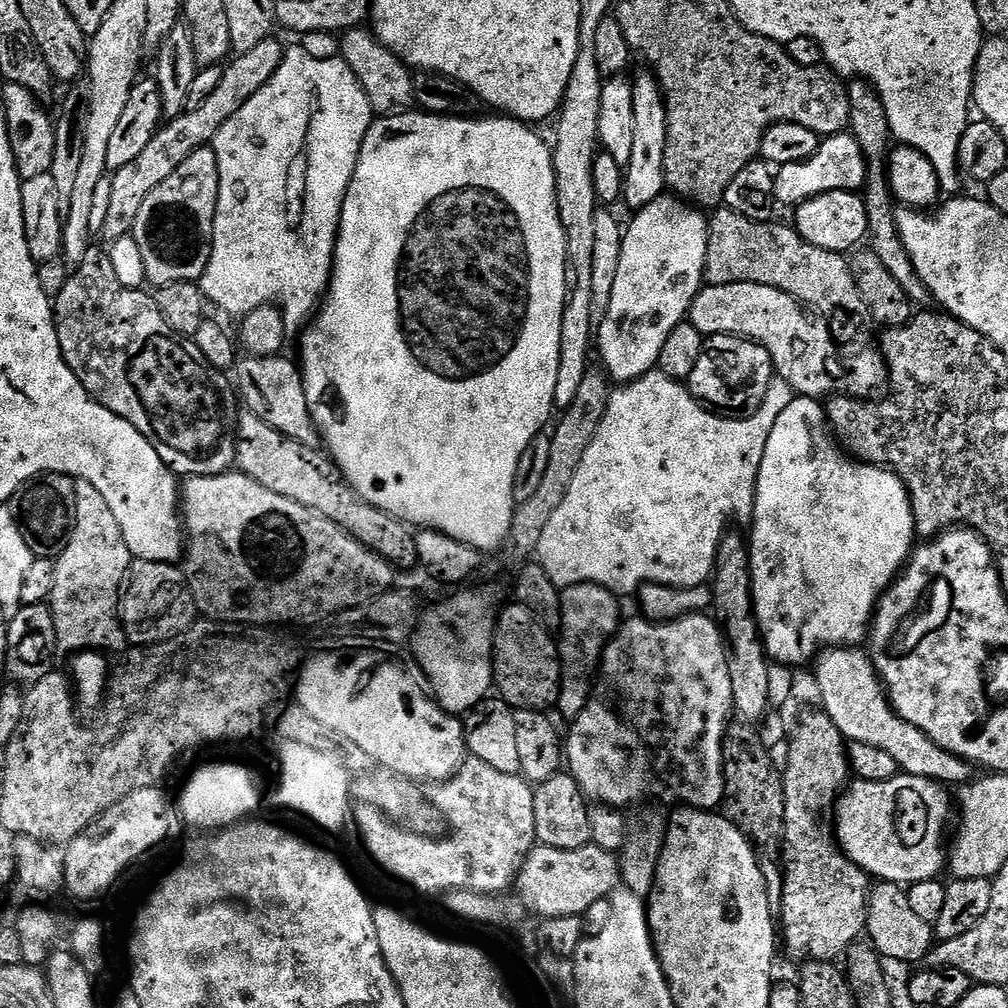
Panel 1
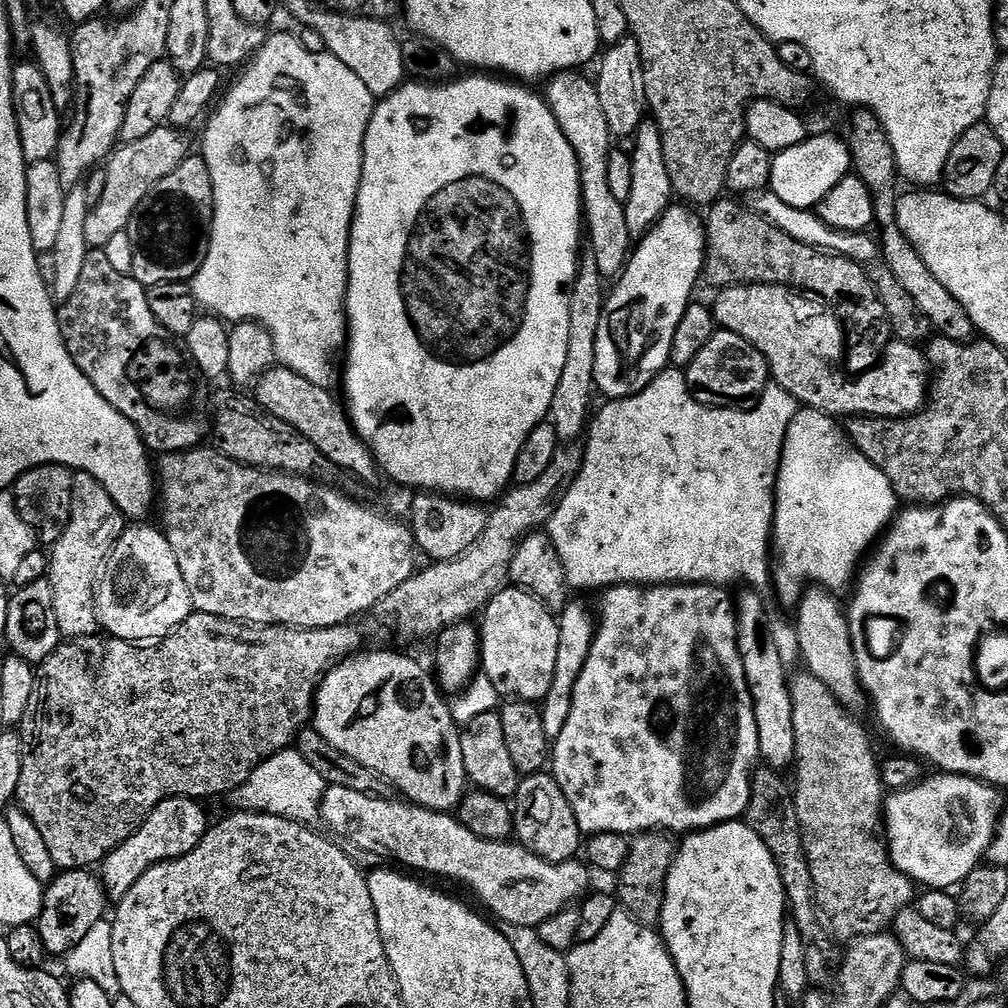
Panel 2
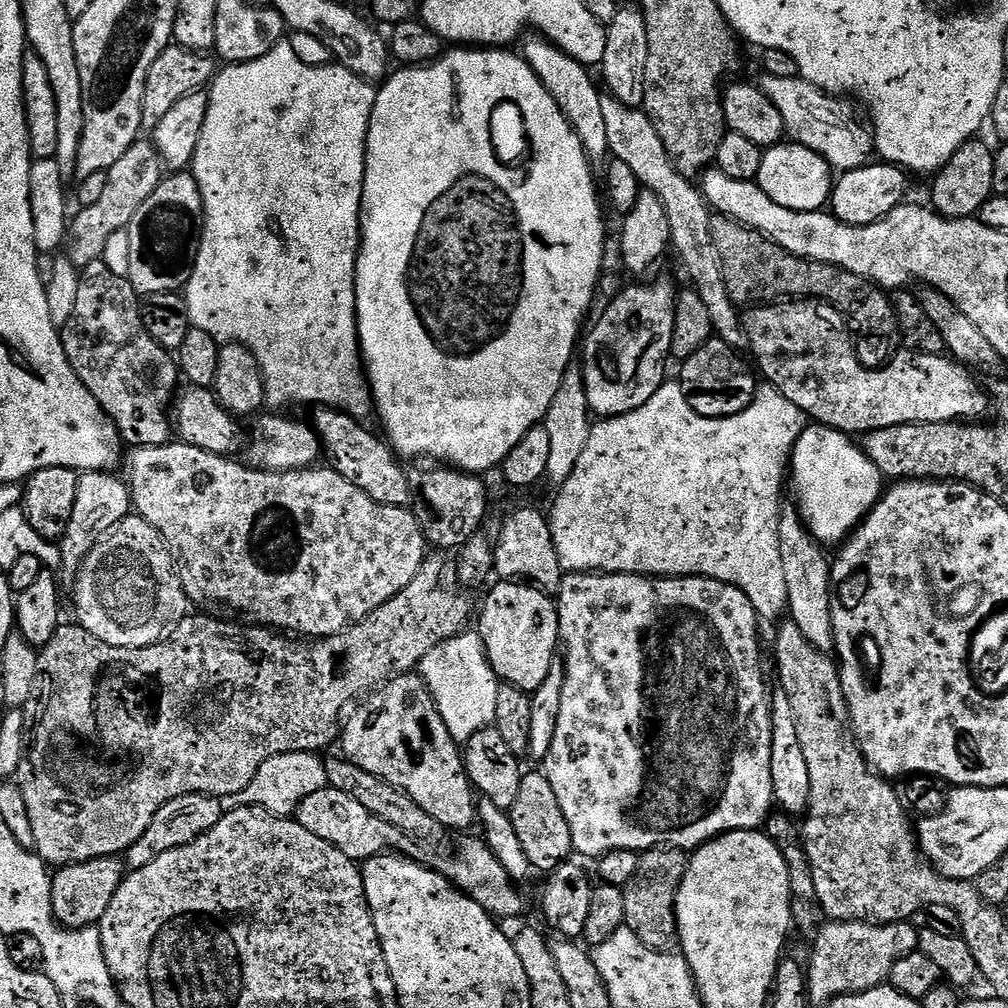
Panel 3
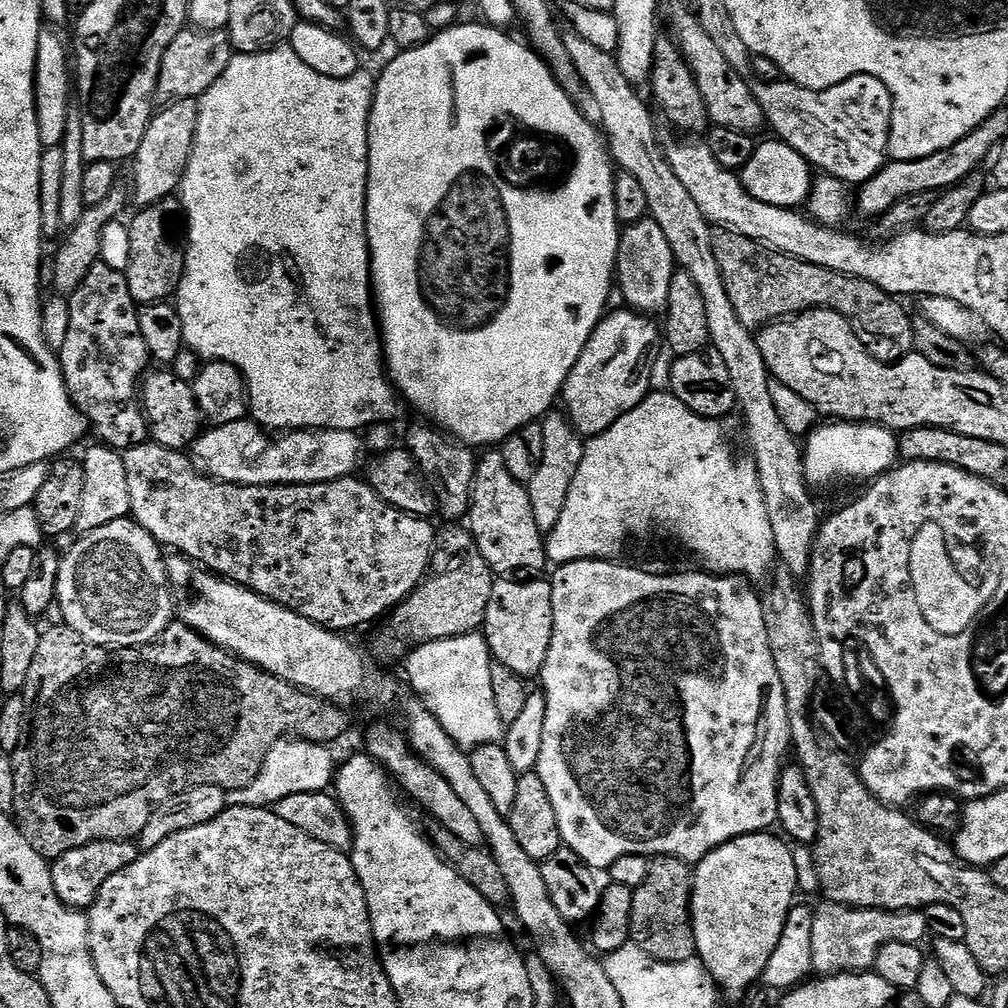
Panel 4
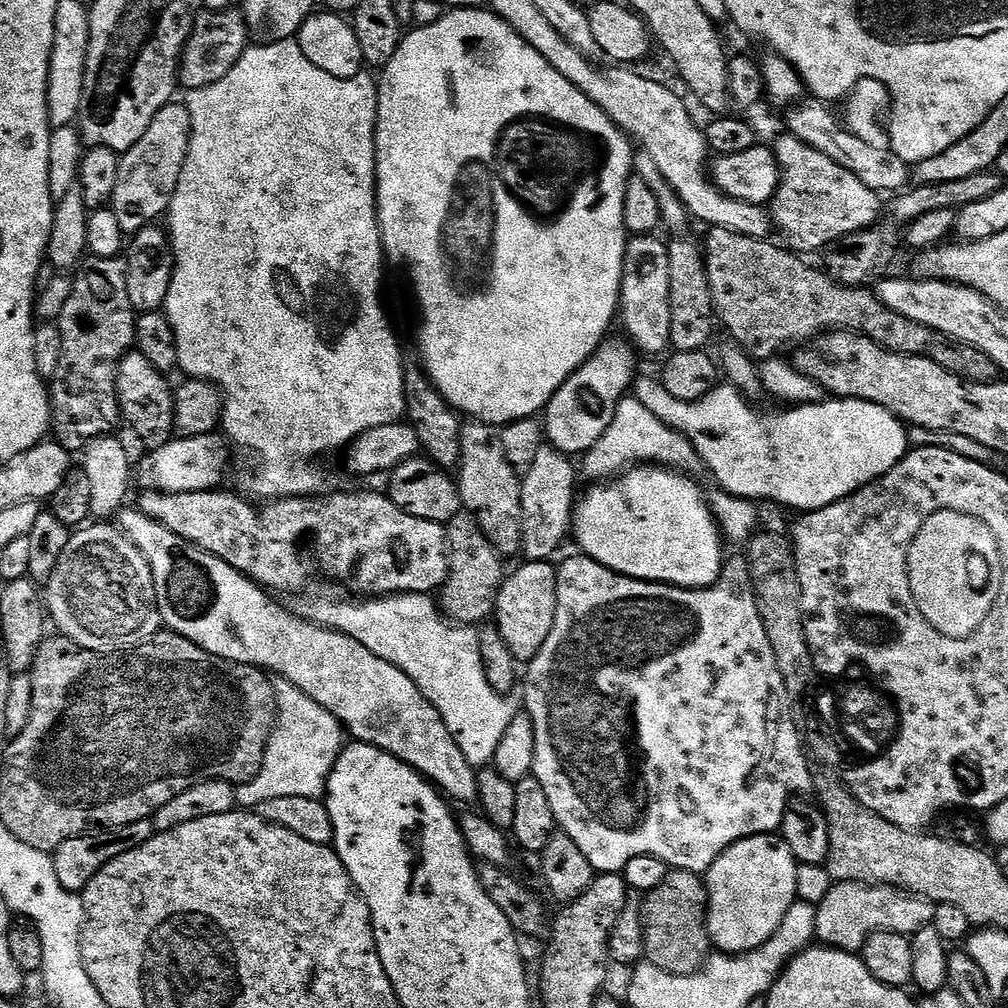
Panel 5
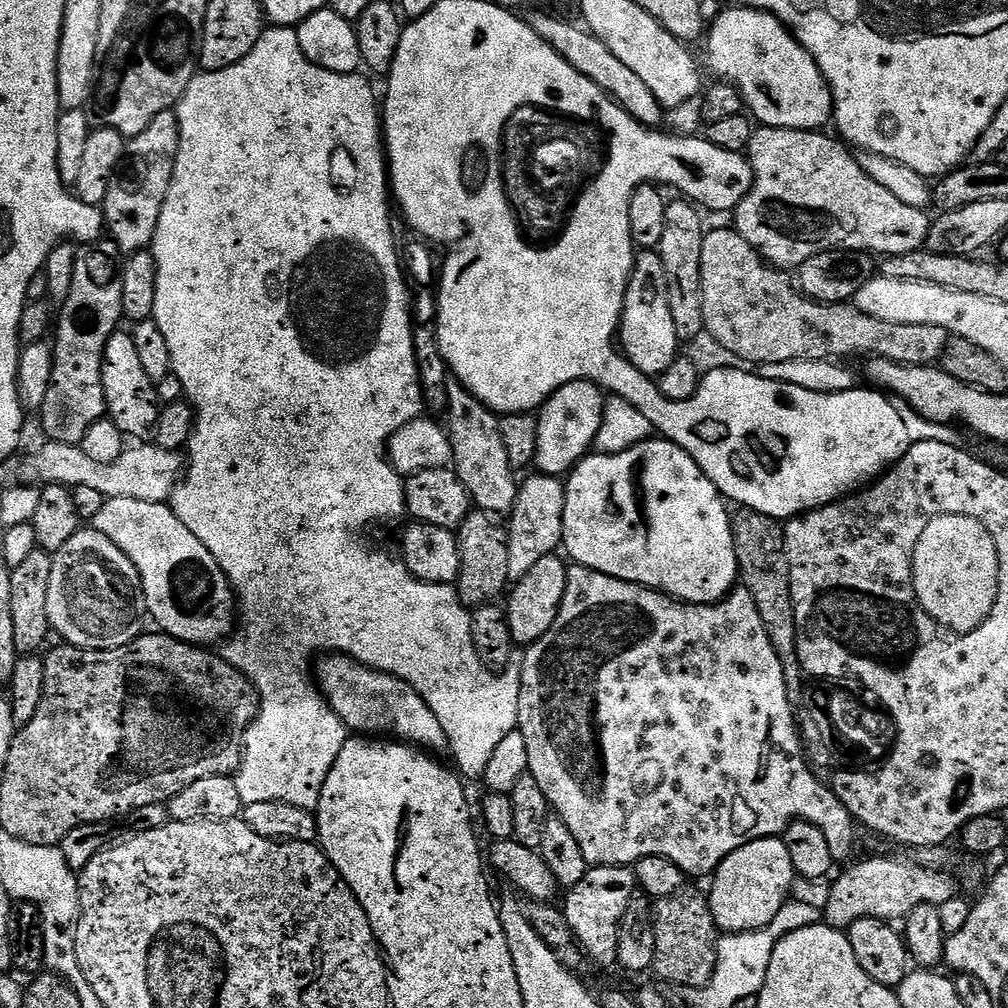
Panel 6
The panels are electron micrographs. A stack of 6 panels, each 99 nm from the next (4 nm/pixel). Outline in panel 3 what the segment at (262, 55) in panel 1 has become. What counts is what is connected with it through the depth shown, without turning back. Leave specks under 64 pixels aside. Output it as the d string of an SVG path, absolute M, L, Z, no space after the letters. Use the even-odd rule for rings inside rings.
M147 139L137 140L122 158L118 158L108 167L106 187L100 197L100 201L94 202L94 206L80 208L71 217L66 237L66 252L75 268L83 269L103 258L103 251L106 250L106 242L113 237L114 232L120 229L127 229L130 218L134 218L138 206L154 194L154 190L164 179L166 169L156 153L156 145Z

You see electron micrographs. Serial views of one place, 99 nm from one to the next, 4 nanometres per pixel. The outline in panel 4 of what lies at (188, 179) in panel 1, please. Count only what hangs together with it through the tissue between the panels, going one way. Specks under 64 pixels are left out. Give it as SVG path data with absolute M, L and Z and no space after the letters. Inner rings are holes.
M169 198L139 209L130 222L130 258L126 271L130 294L137 305L173 299L186 266L186 217L179 199Z

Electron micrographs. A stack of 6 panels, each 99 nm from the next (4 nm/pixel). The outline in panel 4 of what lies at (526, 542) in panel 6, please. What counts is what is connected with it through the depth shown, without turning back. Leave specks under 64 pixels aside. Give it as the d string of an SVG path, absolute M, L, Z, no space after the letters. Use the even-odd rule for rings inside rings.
M553 410L543 417L543 453L542 462L534 478L526 485L530 494L530 510L534 510L534 522L538 522L541 532L547 534L558 526L562 506L566 506L566 494L570 494L570 482L578 474L578 465L582 463L585 441L563 411Z

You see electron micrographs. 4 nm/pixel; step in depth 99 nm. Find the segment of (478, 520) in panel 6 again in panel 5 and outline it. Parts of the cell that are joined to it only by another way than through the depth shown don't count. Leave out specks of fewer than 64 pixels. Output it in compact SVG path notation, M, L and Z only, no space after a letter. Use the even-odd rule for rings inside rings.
M462 510L446 525L450 555L448 558L448 577L438 593L438 603L447 619L461 626L479 626L489 619L496 611L496 599L506 579L505 561L496 547L484 537L480 523L467 510Z

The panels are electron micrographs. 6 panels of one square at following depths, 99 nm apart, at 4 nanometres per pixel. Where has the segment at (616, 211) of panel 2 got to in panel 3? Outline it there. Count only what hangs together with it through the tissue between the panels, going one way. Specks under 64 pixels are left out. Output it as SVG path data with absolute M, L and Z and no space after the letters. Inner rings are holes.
M532 34L532 37L528 41L526 40L523 41L525 44L522 55L530 66L530 70L534 70L534 74L538 74L538 78L542 82L542 86L546 86L550 98L554 98L554 102L558 102L558 110L562 110L562 114L570 122L574 134L578 134L588 159L592 161L593 165L603 165L610 156L606 138L606 118L602 115L602 92L601 89L596 89L596 84L592 81L591 74L588 73L591 72L589 65L580 64L574 58L570 58L570 54L566 54L559 46L545 40L539 34Z

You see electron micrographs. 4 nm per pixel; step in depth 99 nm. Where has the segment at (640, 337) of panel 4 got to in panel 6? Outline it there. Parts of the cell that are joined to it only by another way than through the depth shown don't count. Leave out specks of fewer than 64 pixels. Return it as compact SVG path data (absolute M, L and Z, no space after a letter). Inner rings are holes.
M575 380L562 386L547 402L540 405L538 422L538 448L535 467L543 475L559 477L560 472L572 468L595 445L596 435L604 421L605 393L599 383L590 380Z

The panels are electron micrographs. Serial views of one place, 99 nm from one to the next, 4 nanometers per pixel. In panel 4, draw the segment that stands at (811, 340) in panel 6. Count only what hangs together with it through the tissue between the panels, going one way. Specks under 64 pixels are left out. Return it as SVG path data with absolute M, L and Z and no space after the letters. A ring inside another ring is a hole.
M717 227L713 231L712 245L714 258L718 258L718 270L722 270L722 282L726 282L726 294L730 294L738 318L742 318L747 328L759 330L773 320L783 320L797 312L829 308L850 320L852 327L865 337L911 341L913 317L908 316L897 297L874 286L874 282L808 264L727 228Z

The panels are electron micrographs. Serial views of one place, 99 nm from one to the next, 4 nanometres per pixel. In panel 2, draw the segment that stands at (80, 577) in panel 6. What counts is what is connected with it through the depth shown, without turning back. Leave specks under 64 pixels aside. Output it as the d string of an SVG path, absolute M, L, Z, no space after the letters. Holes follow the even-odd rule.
M128 526L112 547L108 559L96 581L96 618L101 629L108 631L109 637L129 642L159 642L176 631L177 626L186 622L194 609L190 590L186 590L186 578L178 570L178 558L170 550L170 542L159 527Z

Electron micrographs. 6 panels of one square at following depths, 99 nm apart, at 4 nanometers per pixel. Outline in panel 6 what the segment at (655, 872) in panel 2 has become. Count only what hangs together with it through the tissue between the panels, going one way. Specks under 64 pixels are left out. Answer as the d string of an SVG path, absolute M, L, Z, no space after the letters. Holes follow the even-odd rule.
M681 890L655 901L652 921L656 953L652 968L665 980L665 985L677 984L683 990L695 990L707 986L716 973L721 933L714 922L707 895L703 891L688 891Z

